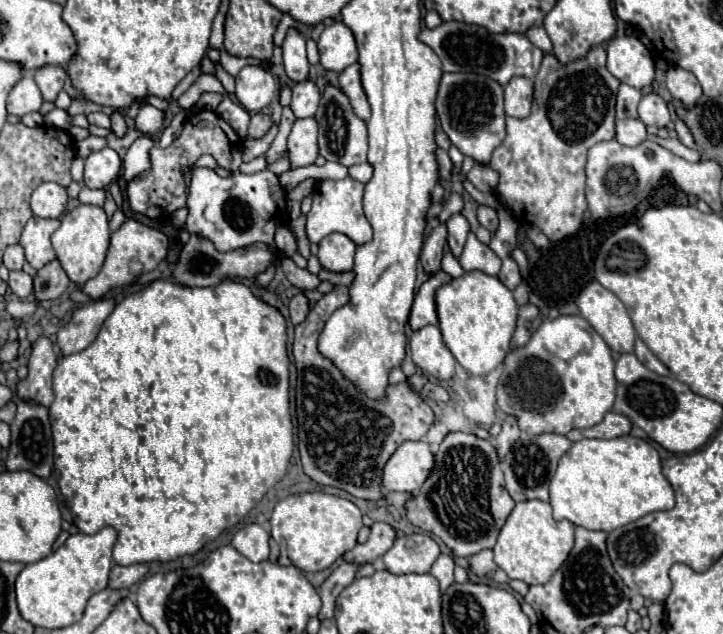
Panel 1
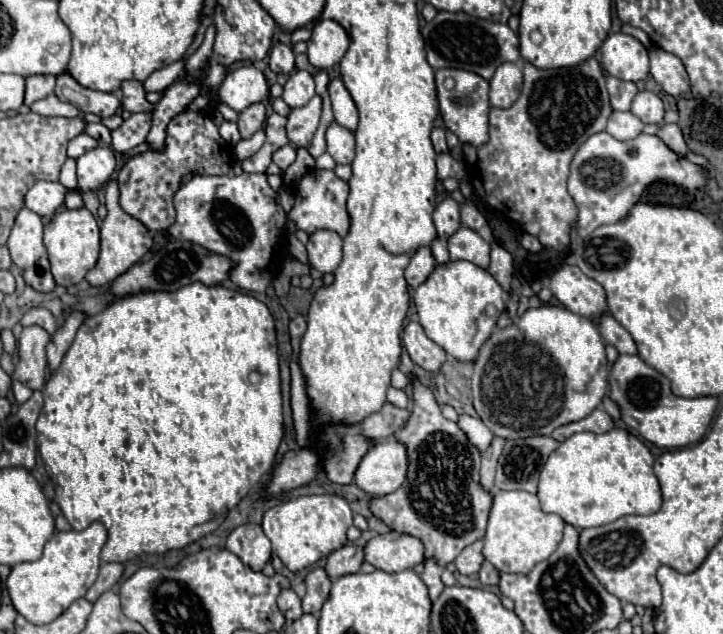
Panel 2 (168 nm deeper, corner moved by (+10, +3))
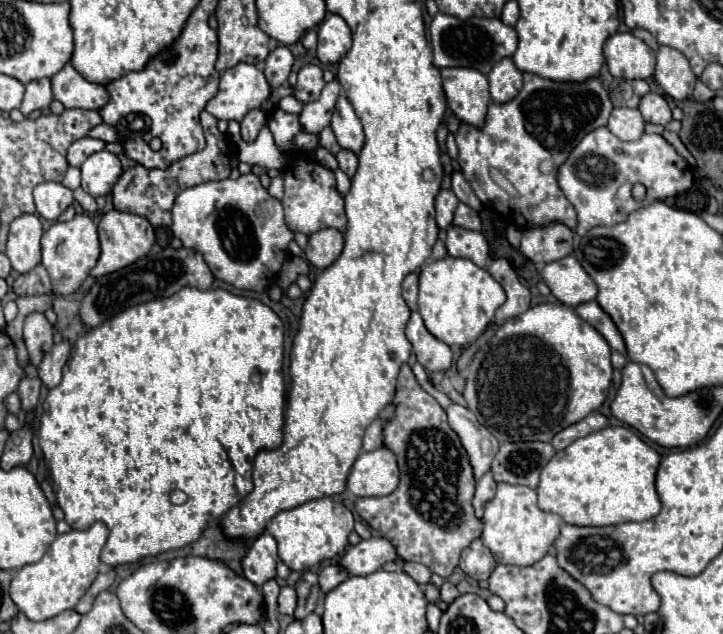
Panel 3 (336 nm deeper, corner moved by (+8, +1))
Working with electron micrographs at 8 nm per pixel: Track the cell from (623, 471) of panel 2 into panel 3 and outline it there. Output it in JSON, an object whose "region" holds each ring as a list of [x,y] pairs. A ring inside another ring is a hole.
{"region":[[[608,426],[578,438],[544,466],[540,474],[538,506],[562,516],[566,524],[610,526],[622,522],[644,522],[662,510],[654,480],[660,454],[640,440],[630,428]]]}

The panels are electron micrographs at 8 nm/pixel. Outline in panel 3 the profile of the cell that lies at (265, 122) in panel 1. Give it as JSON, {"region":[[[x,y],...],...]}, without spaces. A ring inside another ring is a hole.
{"region":[[[260,108],[248,112],[248,114],[242,118],[242,122],[240,122],[242,140],[244,140],[244,142],[254,142],[256,136],[258,136],[258,132],[260,132],[260,128],[262,128],[264,124],[266,124],[266,114],[264,114]]]}

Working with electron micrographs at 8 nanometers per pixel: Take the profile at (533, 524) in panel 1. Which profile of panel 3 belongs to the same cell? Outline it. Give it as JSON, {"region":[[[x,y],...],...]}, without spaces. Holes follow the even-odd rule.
{"region":[[[498,484],[496,496],[484,510],[484,532],[482,542],[492,552],[496,562],[512,566],[532,566],[548,554],[552,542],[560,536],[562,518],[558,514],[542,512],[536,504],[536,490],[526,486]]]}

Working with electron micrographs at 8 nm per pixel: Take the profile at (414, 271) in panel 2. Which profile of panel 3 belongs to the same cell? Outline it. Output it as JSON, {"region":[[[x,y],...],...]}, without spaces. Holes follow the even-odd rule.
{"region":[[[410,272],[410,274],[404,278],[402,296],[404,296],[406,304],[410,306],[410,310],[416,310],[416,300],[418,300],[418,274],[416,274],[416,272]]]}

